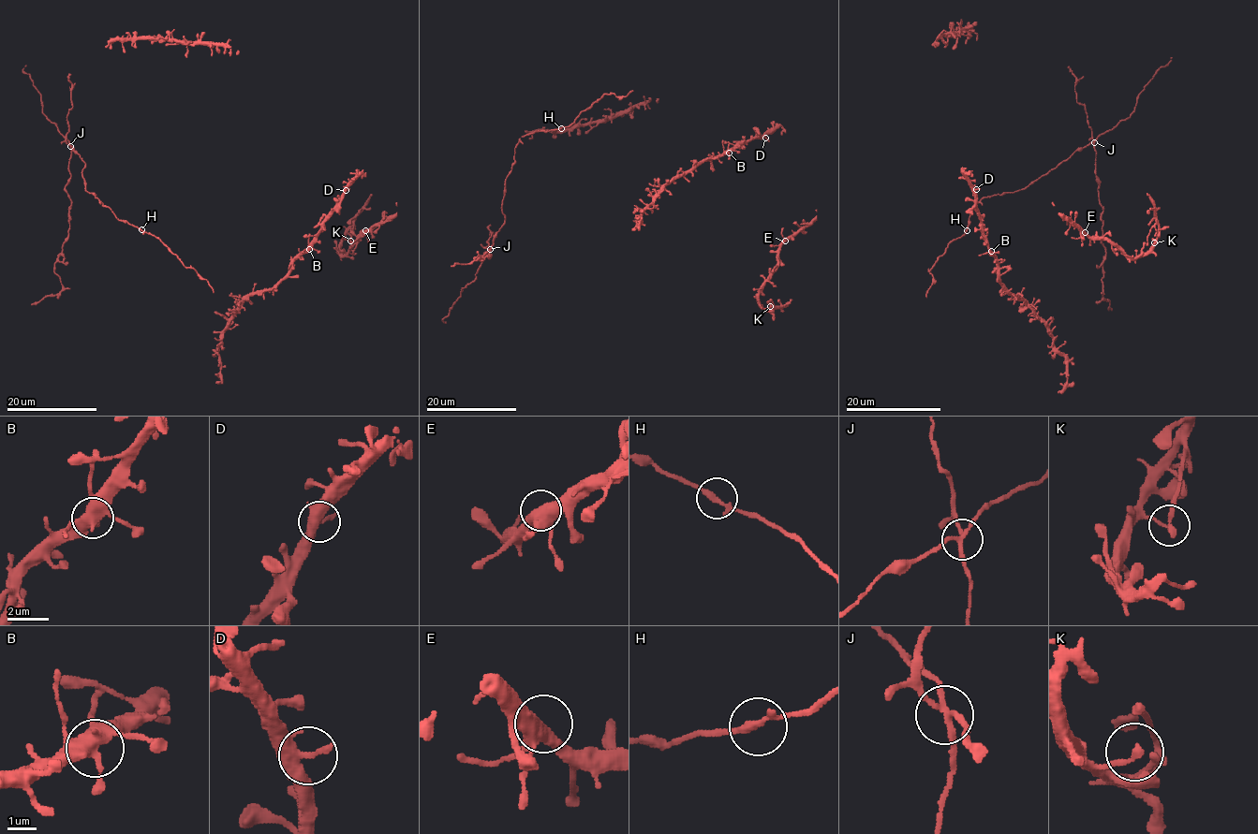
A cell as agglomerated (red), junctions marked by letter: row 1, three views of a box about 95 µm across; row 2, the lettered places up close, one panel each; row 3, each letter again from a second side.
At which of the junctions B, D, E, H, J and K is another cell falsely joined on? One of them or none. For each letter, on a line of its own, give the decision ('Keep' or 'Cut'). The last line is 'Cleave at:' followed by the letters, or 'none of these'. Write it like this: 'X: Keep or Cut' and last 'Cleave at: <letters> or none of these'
B: Keep
D: Keep
E: Keep
H: Keep
J: Cut
K: Keep
Cleave at: J

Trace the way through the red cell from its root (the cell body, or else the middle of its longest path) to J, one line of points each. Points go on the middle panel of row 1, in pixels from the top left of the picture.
J: (567, 126), (536, 131), (520, 138), (514, 149), (514, 164), (506, 179), (502, 199), (504, 224), (490, 249)

